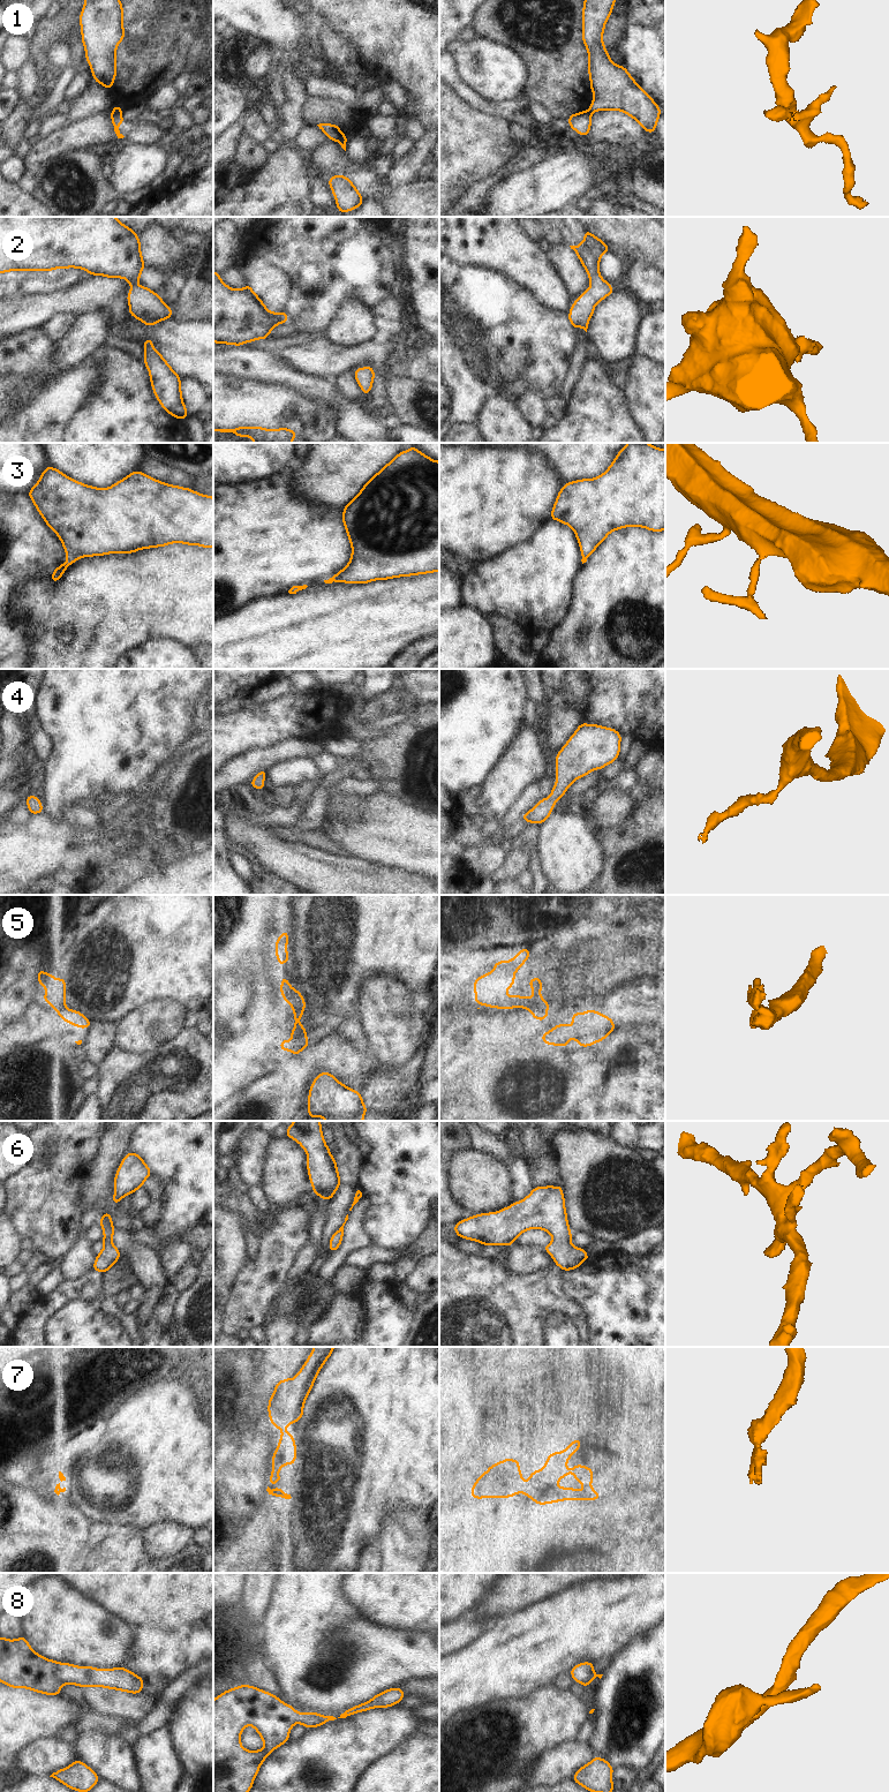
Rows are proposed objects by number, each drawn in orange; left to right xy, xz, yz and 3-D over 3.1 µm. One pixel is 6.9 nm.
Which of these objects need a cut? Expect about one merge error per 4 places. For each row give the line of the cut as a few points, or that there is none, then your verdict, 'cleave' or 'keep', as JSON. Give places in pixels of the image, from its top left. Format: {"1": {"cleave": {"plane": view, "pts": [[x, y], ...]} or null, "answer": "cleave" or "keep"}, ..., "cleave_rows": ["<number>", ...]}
{"1": {"cleave": {"plane": "xy", "pts": [[112, 111], [120, 113]]}, "answer": "cleave"}, "2": {"cleave": null, "answer": "keep"}, "3": {"cleave": null, "answer": "keep"}, "4": {"cleave": null, "answer": "keep"}, "5": {"cleave": {"plane": "yz", "pts": [[548, 1007], [532, 1011]]}, "answer": "cleave"}, "6": {"cleave": null, "answer": "keep"}, "7": {"cleave": null, "answer": "keep"}, "8": {"cleave": null, "answer": "keep"}, "cleave_rows": ["1", "5"]}

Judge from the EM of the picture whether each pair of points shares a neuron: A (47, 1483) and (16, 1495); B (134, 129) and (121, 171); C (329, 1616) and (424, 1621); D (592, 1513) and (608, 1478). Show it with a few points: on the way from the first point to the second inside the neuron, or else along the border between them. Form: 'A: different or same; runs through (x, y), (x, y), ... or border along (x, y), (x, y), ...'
A: different; border along (28, 1485), (35, 1489), (53, 1491)
B: different; border along (129, 143), (153, 145)
C: different; border along (346, 1600), (367, 1619), (391, 1628)
D: different; border along (609, 1493), (601, 1497)

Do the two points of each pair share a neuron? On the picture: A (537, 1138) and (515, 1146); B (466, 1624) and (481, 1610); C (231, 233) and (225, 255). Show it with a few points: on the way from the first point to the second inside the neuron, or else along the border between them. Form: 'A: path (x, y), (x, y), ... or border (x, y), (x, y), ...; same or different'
A: border (515, 1132), (529, 1171); different
B: border (466, 1616), (473, 1618), (497, 1618); different
C: path (228, 239), (228, 249); same

